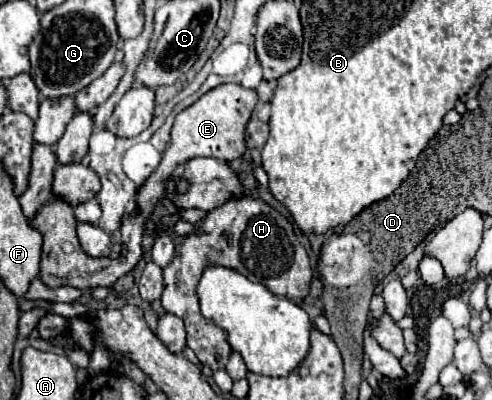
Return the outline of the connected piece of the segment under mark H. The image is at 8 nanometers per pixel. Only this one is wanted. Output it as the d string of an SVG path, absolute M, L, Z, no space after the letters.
M244 195L238 199L230 199L222 207L210 211L198 227L204 231L204 235L188 235L186 241L180 245L176 259L172 259L172 263L164 269L164 293L160 301L168 313L184 321L186 345L196 353L200 363L208 365L212 371L218 371L226 367L232 351L226 343L226 335L222 335L218 327L210 327L210 323L202 319L196 285L204 267L234 267L248 279L270 287L274 295L288 297L292 301L300 301L308 295L312 269L304 247L294 235L292 223L262 199L252 199Z

